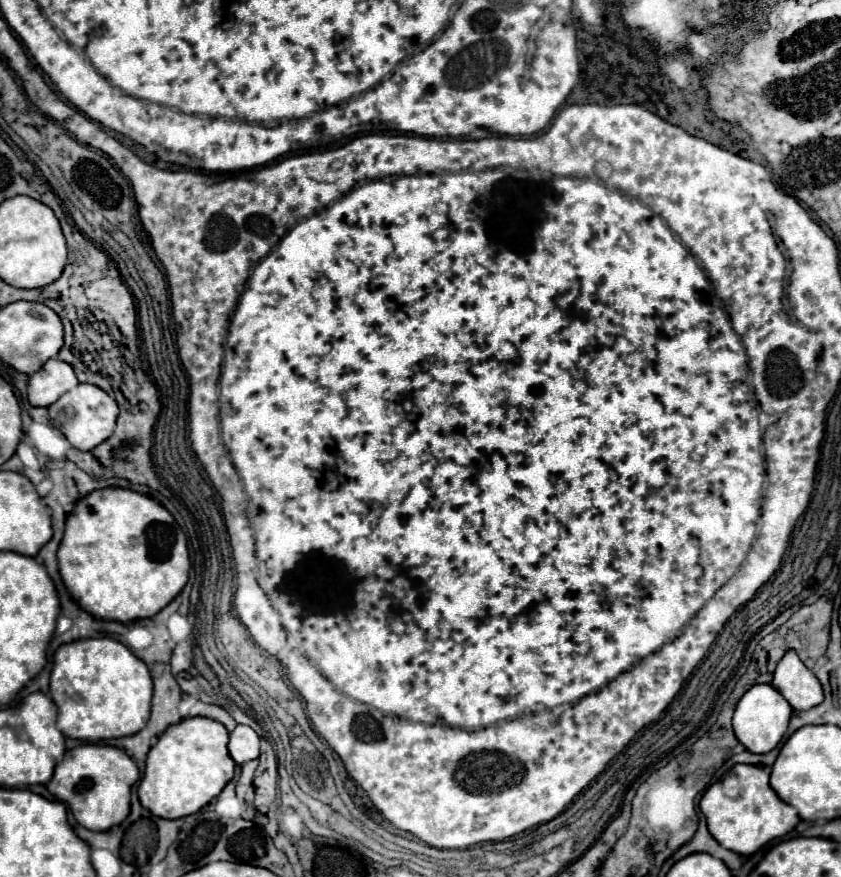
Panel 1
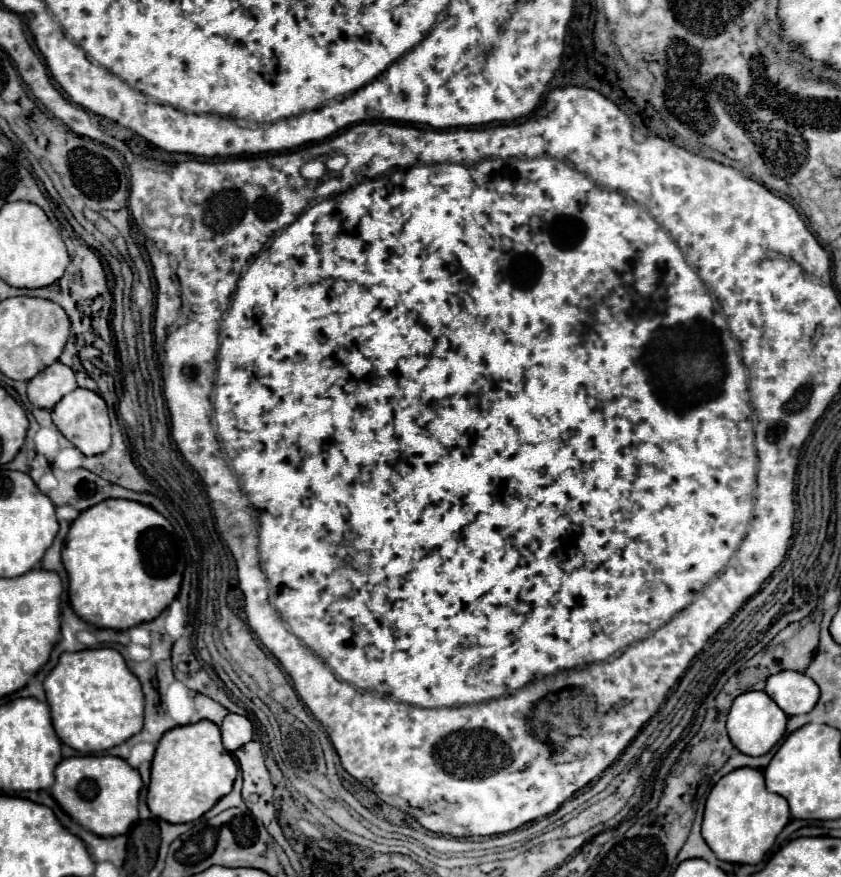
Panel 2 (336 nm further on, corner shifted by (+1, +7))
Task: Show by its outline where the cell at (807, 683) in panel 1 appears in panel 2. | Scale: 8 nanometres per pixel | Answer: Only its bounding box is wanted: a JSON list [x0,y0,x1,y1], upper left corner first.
[766,672,820,714]

